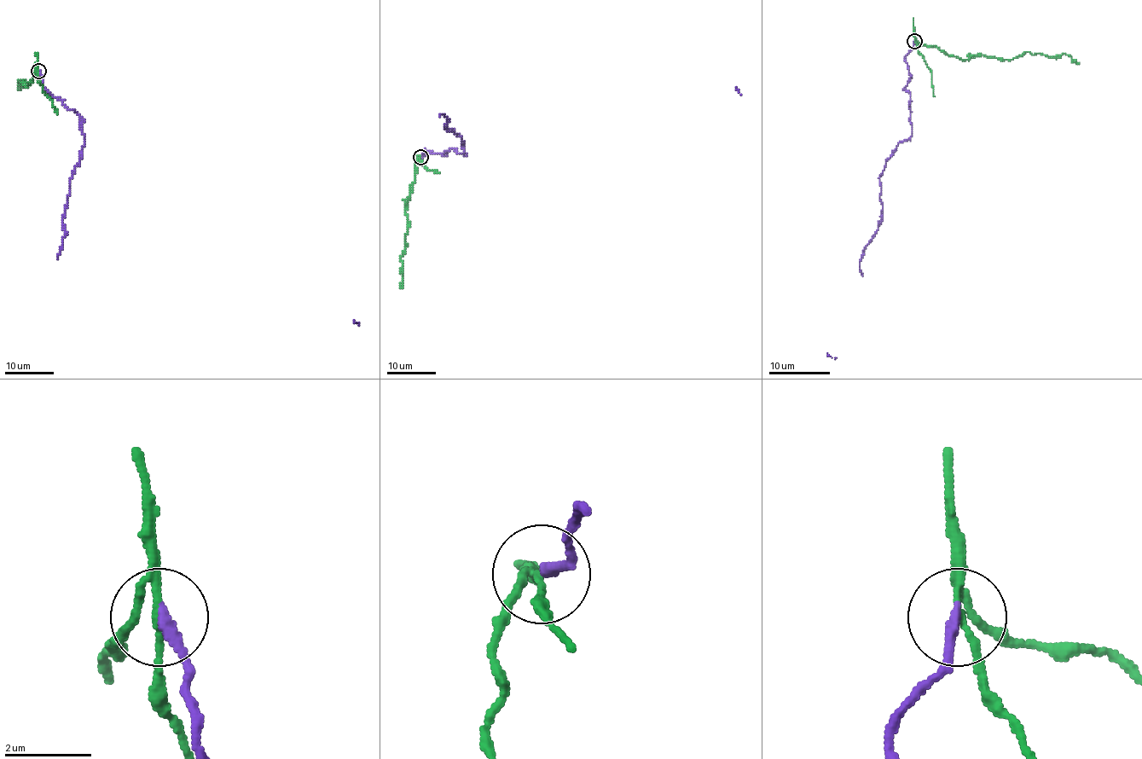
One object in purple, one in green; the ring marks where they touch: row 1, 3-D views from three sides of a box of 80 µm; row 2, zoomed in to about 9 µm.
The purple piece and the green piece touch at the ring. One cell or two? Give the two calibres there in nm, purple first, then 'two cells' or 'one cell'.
calibres 280 and 120 nm; two cells

